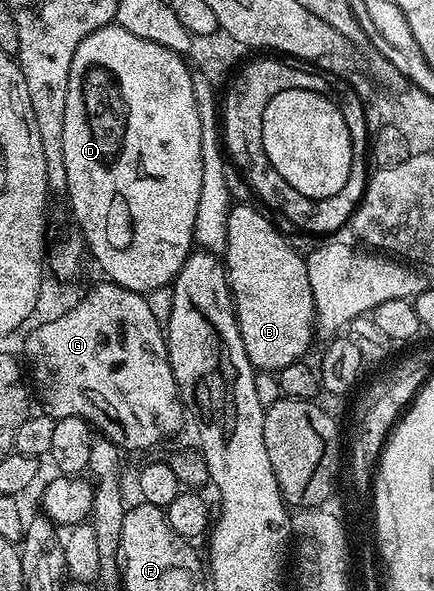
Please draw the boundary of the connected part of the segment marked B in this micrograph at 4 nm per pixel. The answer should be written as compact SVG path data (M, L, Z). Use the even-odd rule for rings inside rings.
M242 203L231 206L228 213L228 231L224 252L226 277L230 280L230 294L234 300L234 314L238 317L244 353L258 371L279 373L288 365L299 362L310 347L310 338L316 335L314 294L308 281L306 260L254 207Z

